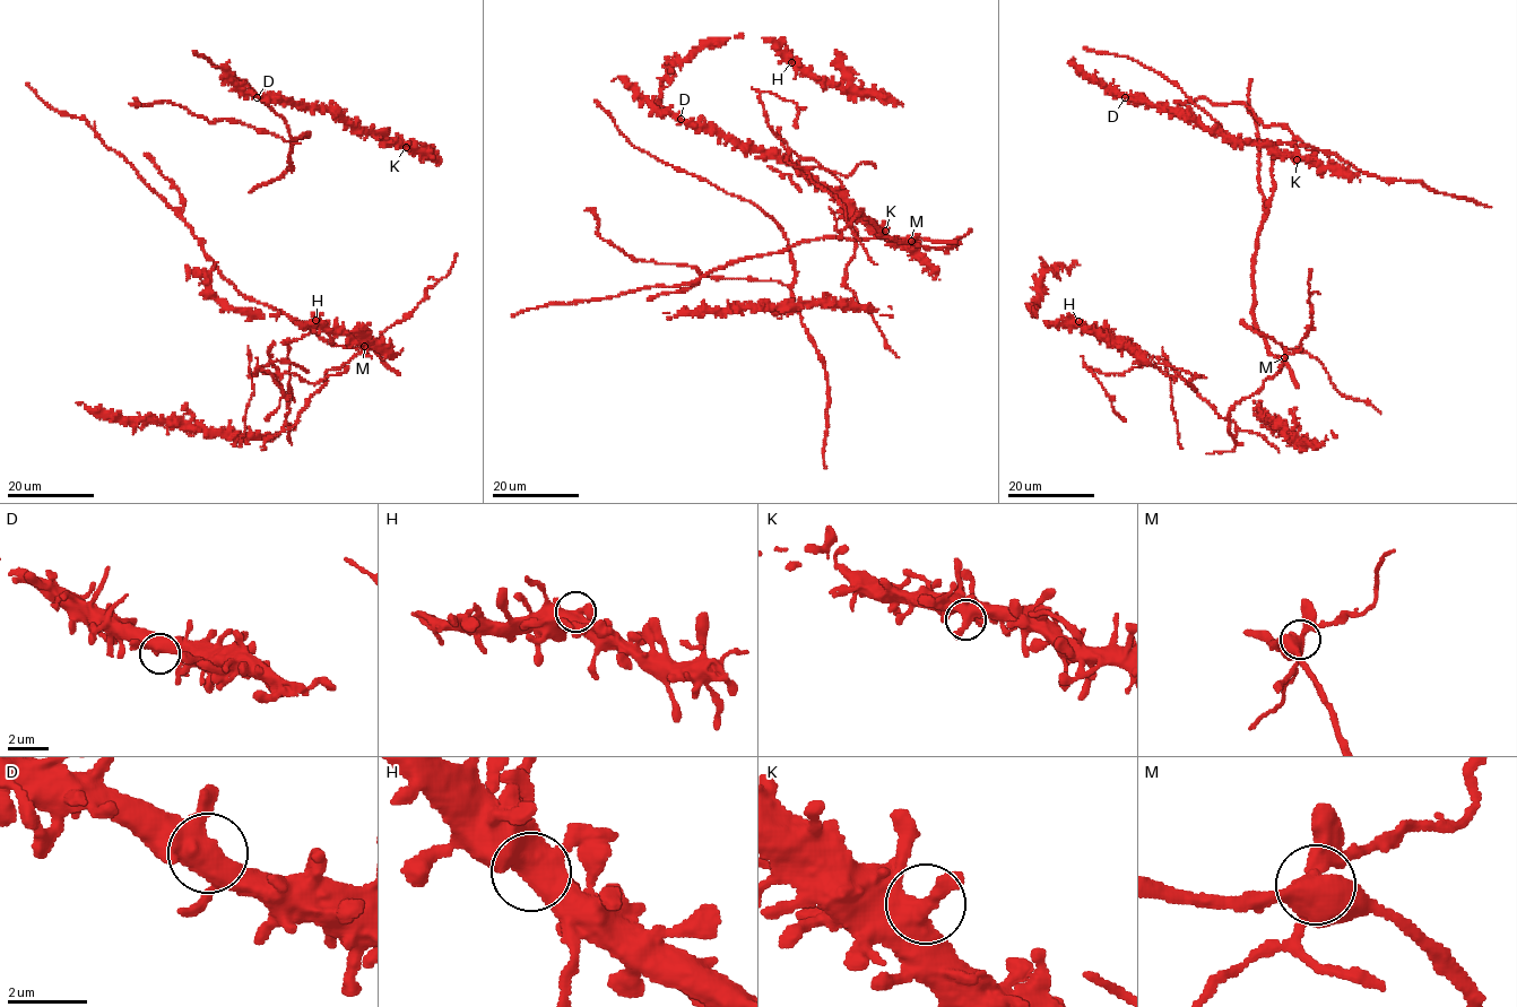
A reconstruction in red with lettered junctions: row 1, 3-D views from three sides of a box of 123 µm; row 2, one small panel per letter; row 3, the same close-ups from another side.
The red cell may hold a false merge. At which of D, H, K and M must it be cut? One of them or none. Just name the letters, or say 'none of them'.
M

